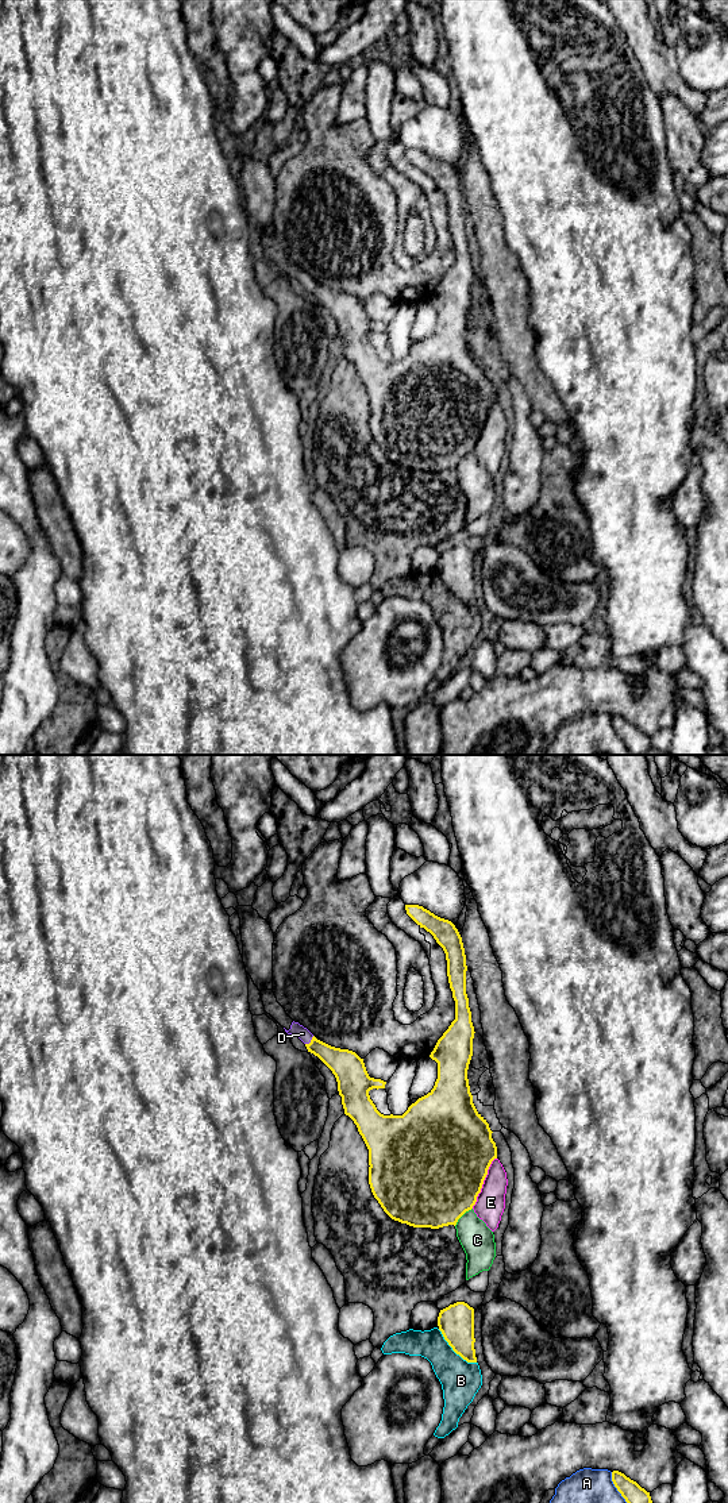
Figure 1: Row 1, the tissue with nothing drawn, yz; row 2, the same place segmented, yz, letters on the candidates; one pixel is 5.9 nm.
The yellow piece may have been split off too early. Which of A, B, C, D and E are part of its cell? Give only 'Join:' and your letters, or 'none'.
Join: D

